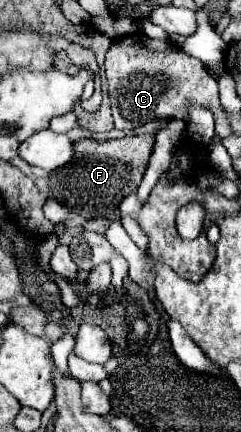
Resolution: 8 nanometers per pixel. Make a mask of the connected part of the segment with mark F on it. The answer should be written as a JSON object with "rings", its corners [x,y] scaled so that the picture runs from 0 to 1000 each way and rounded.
{"rings":[[[556,313],[556,317],[506,317],[473,326],[390,326],[390,322],[332,322],[307,331],[315,359],[290,377],[274,377],[257,391],[232,391],[207,400],[207,438],[224,456],[282,479],[290,488],[390,507],[390,502],[448,502],[448,507],[498,507],[490,475],[498,465],[556,447],[581,428],[598,396],[614,387],[631,345],[639,345],[647,313]]]}

